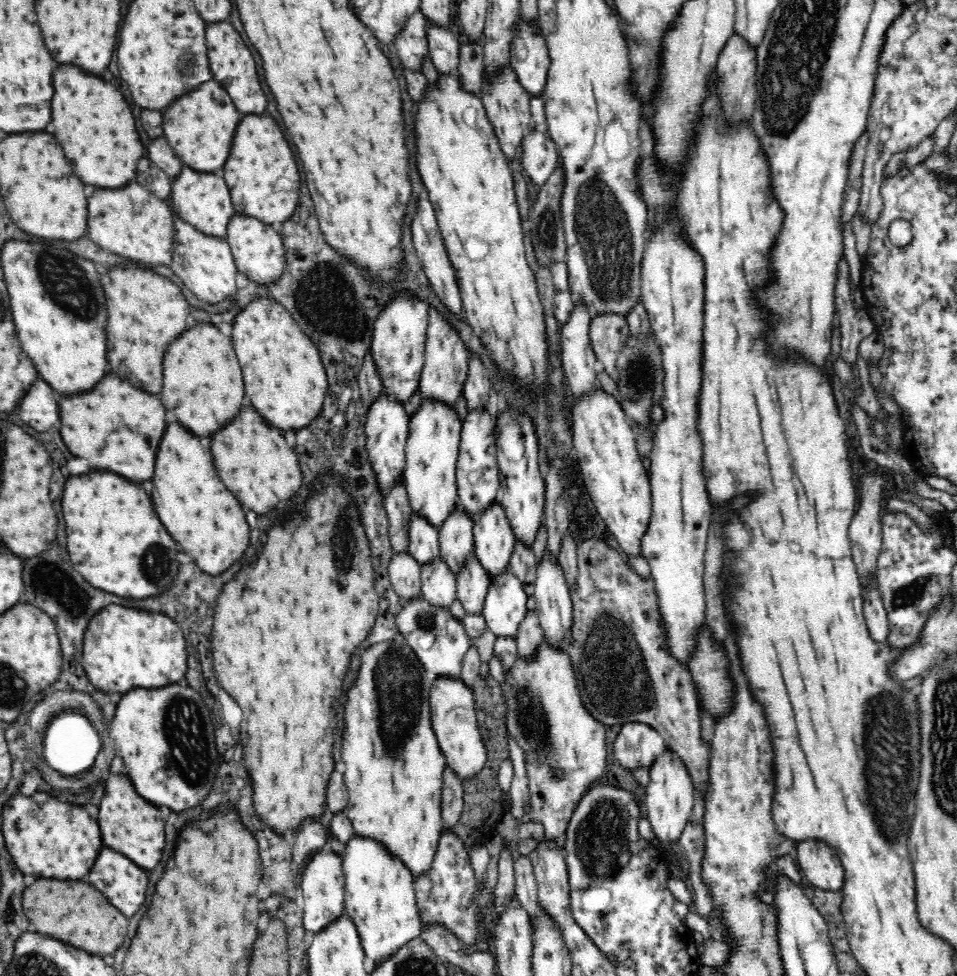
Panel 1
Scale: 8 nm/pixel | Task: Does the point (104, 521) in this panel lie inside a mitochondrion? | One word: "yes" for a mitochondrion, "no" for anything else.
no

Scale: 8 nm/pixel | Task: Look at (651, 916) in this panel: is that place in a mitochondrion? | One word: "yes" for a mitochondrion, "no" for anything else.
no

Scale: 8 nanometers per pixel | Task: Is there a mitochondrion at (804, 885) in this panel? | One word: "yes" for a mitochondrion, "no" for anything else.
no

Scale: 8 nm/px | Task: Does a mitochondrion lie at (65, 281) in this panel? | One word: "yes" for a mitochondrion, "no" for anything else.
yes

